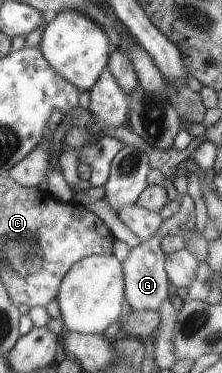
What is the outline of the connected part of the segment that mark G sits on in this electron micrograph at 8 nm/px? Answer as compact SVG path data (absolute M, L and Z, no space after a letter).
M159 238L141 242L130 249L128 256L123 260L123 265L126 273L127 303L133 310L155 311L165 300L169 299L168 296L173 288L165 269L165 260L166 255L160 247Z

